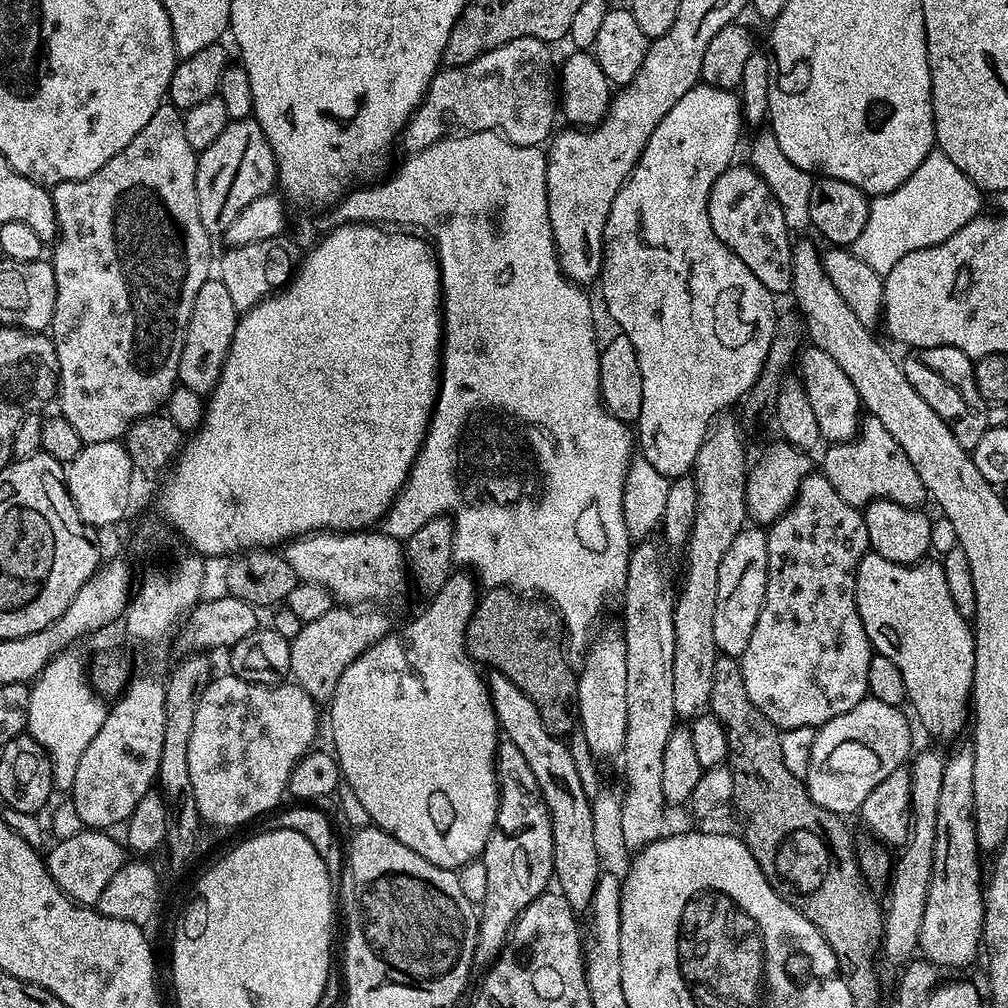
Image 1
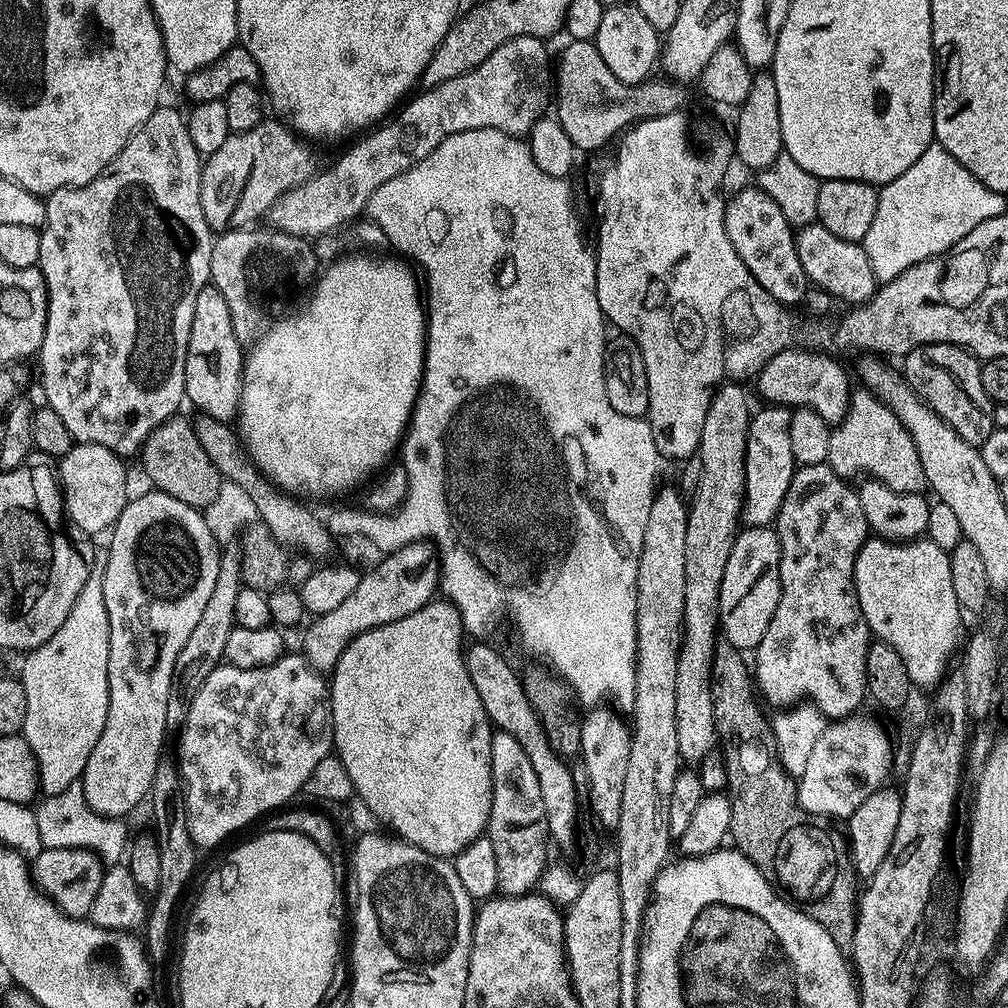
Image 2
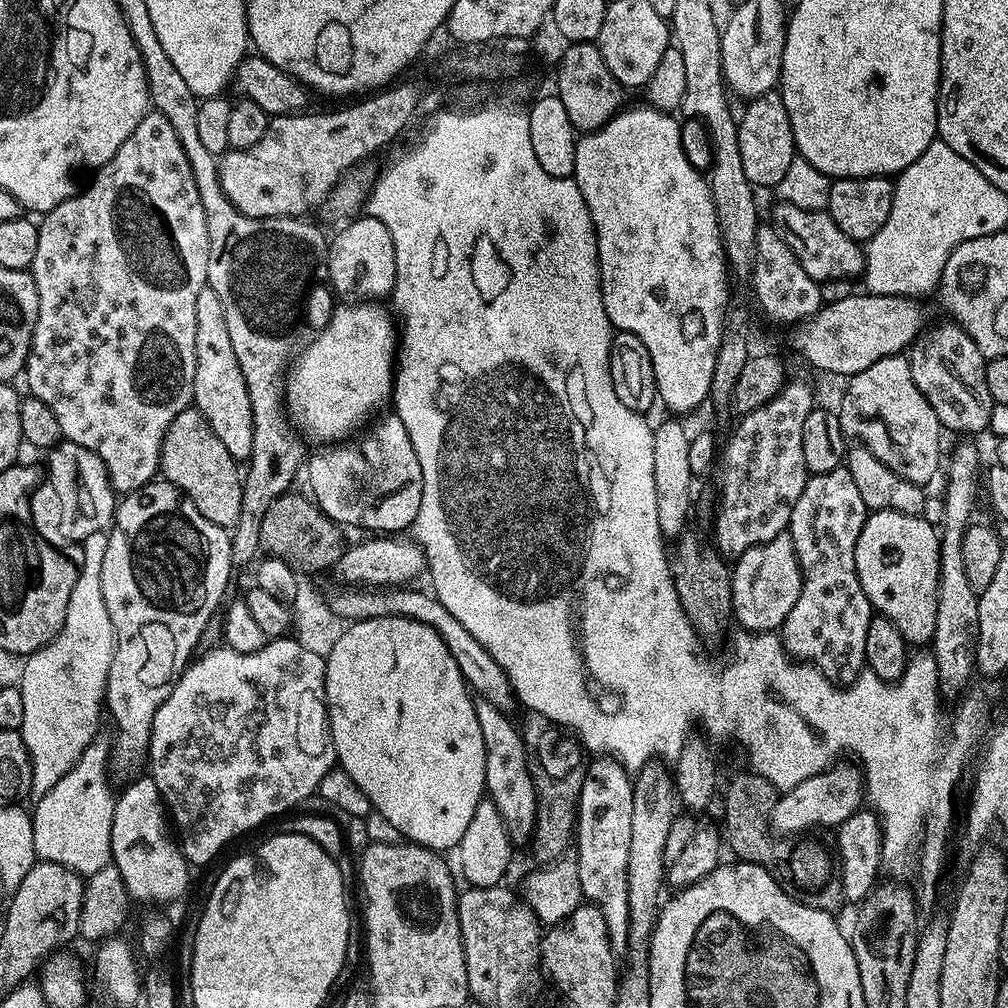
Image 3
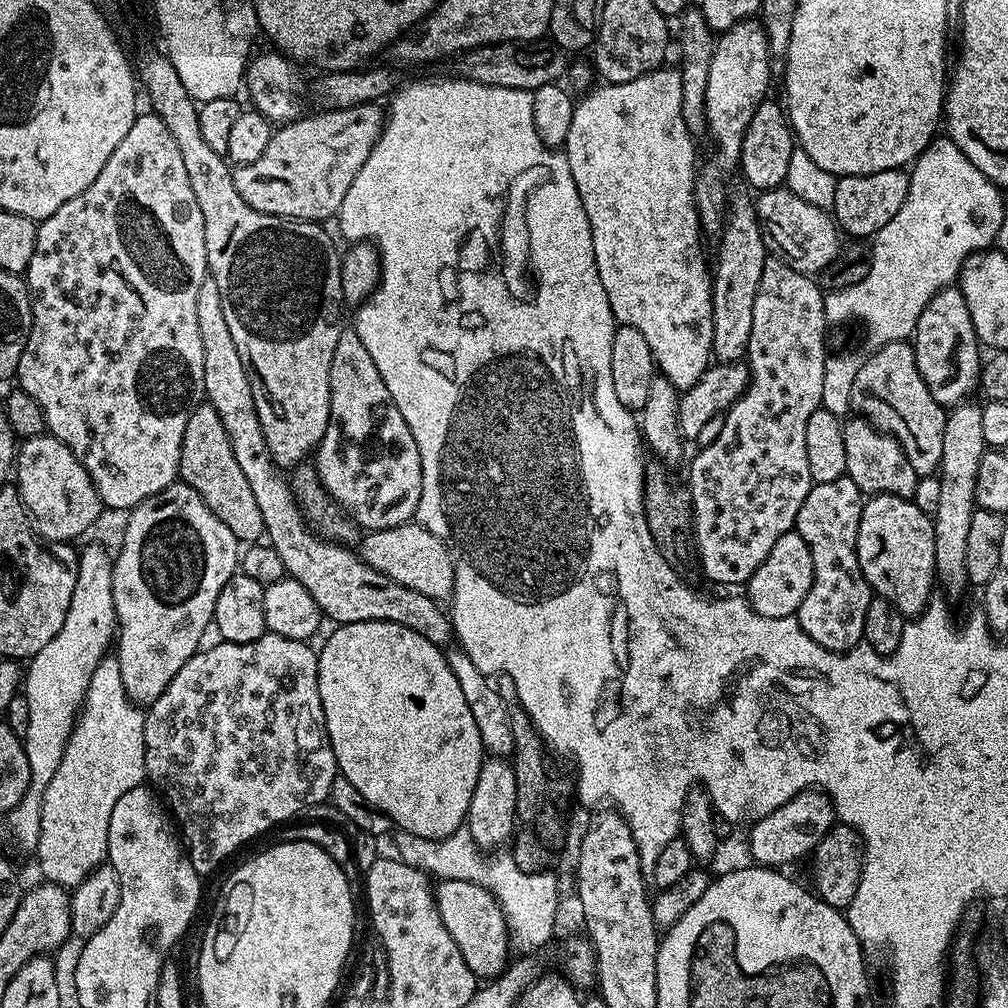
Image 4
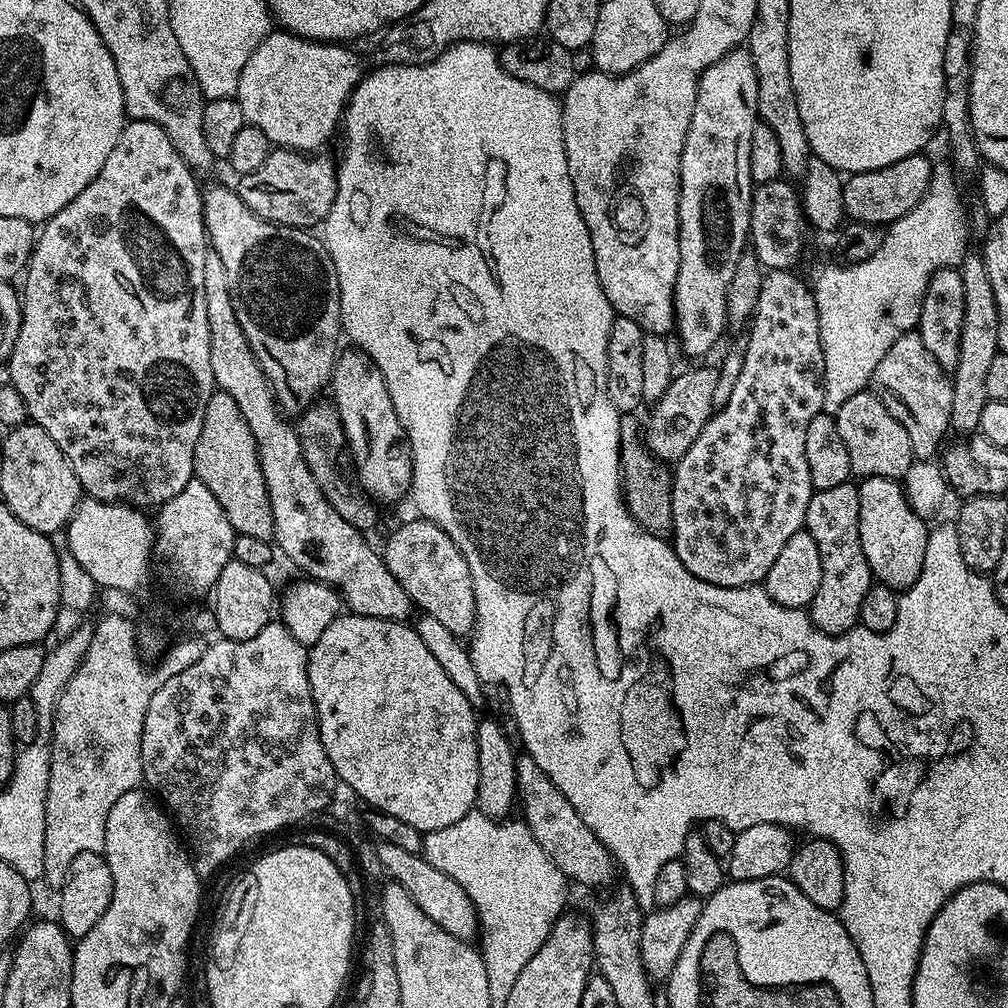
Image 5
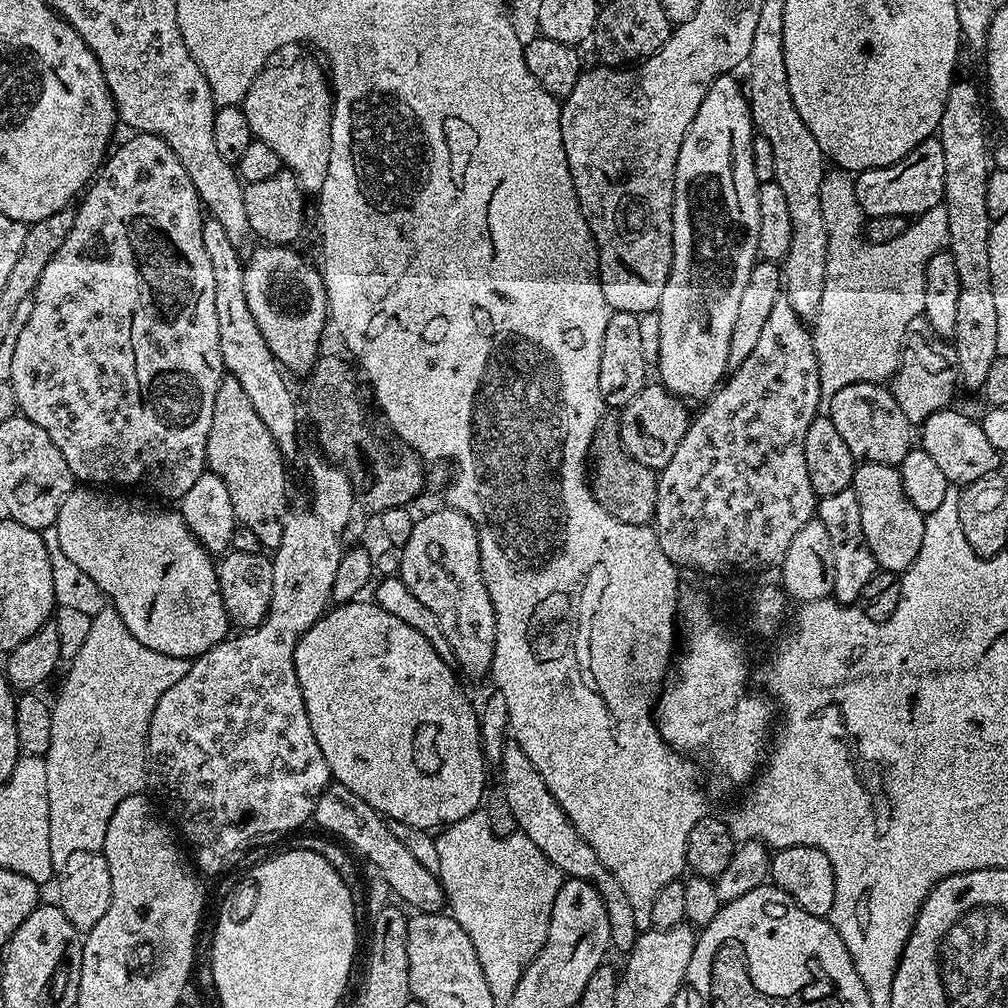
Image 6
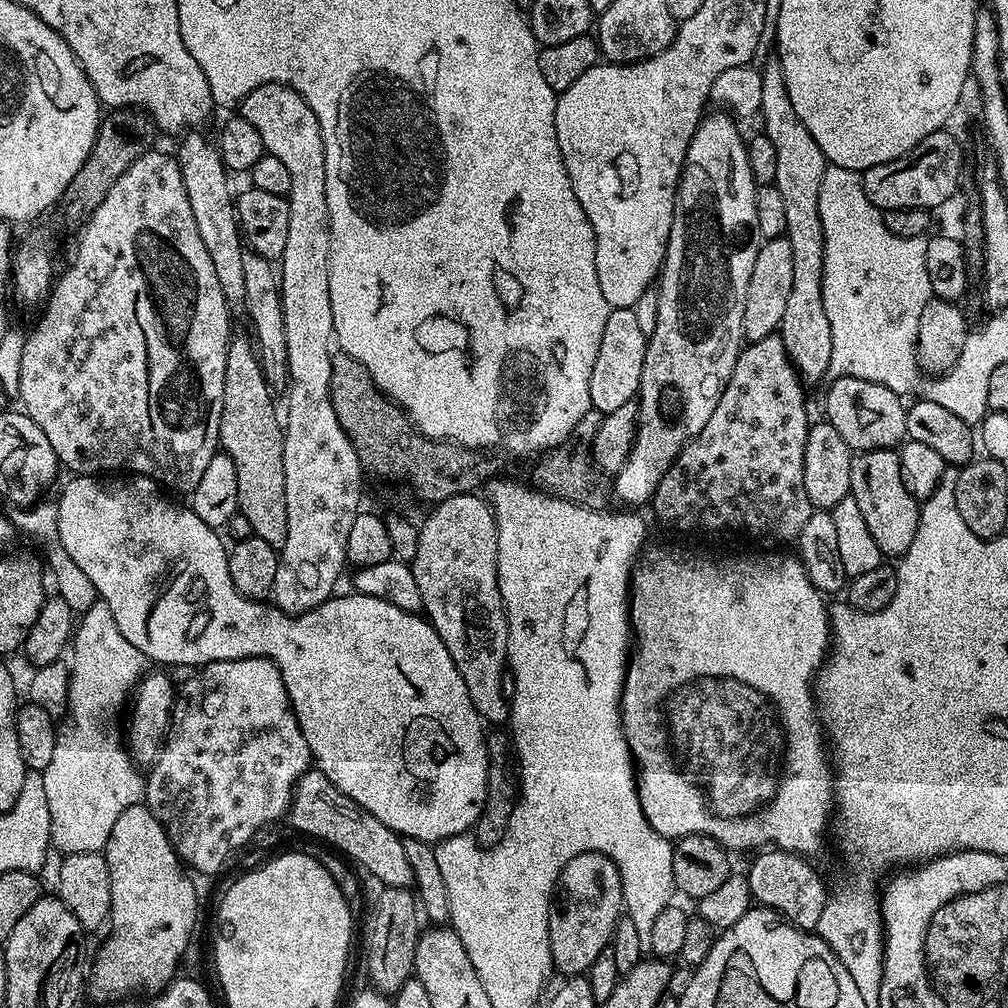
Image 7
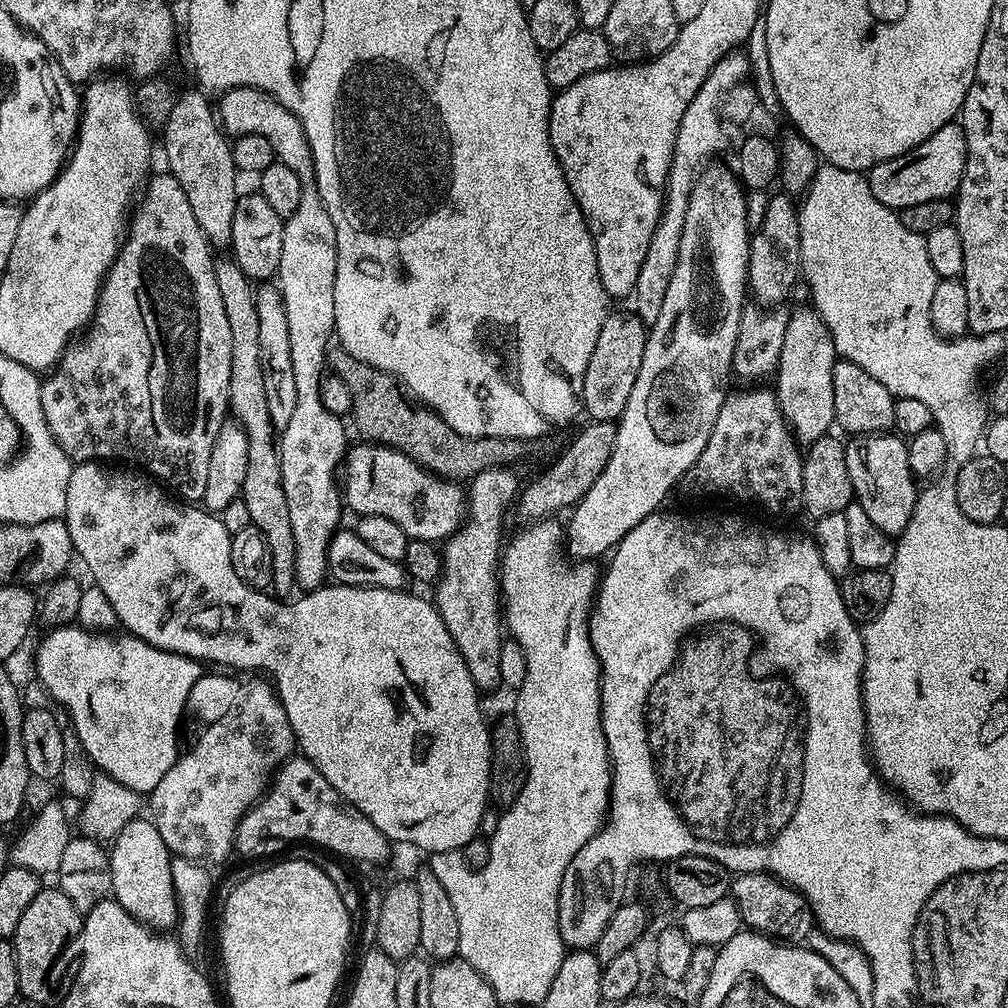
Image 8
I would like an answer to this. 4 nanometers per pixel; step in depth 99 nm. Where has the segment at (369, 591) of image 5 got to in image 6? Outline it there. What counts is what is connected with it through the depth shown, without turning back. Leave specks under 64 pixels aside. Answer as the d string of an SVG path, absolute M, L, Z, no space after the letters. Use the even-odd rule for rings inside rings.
M211 218L205 219L202 226L202 246L214 270L214 311L218 313L218 346L222 346L224 371L238 378L258 418L262 418L266 430L276 439L278 450L284 457L292 458L296 452L296 400L284 381L285 373L274 354L270 354L270 346L266 346L266 338L262 338L262 330L258 330L258 322L254 322L254 314L250 314L241 253L230 242L222 222Z

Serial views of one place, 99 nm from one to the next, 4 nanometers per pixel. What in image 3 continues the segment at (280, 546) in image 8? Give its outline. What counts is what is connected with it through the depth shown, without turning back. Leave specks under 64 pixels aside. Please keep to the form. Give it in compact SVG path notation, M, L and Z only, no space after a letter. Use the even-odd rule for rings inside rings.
M189 406L170 422L164 435L160 451L159 475L168 480L179 492L183 492L189 500L193 500L200 513L210 522L231 529L242 514L242 490L244 481L241 469L236 469L238 462L222 446L222 438L210 430L210 422L195 406Z

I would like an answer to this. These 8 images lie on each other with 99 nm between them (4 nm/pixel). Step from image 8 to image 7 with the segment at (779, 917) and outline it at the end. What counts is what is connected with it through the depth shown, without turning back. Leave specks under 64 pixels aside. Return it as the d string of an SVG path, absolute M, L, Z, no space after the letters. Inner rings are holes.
M764 850L752 860L746 869L748 885L753 901L757 905L772 908L787 923L795 928L814 930L818 926L818 918L822 918L822 910L830 899L830 890L824 885L820 872L811 864L807 855L798 852L781 852Z

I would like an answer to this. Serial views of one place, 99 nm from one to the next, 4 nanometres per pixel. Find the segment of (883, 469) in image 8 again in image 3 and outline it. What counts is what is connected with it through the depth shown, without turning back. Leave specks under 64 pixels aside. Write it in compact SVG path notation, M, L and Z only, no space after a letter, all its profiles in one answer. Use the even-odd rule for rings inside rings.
M889 508L869 511L864 520L858 546L854 550L858 582L879 615L890 618L910 646L931 645L938 622L938 578L940 577L940 534L937 525L924 520L923 515L911 516Z

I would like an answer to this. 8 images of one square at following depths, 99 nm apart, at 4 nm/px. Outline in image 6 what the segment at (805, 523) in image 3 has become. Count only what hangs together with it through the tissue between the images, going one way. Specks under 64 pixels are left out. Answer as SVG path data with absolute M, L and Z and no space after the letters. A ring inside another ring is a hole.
M850 487L838 490L838 494L826 494L818 500L818 518L822 526L830 533L830 542L834 545L834 586L832 596L836 603L855 605L860 592L877 572L876 559L870 554L866 534L862 534L862 506L858 506L858 494Z

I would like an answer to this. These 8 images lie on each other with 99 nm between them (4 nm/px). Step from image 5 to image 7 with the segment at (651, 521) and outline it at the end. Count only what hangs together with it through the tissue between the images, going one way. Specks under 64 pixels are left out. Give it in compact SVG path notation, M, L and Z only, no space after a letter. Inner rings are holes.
M591 407L586 414L582 414L582 418L578 418L578 426L576 431L570 435L557 446L557 448L550 449L549 452L543 453L535 461L536 469L532 472L532 480L530 479L531 487L538 492L547 492L550 496L557 496L563 500L569 500L572 504L577 504L583 508L590 508L593 510L604 510L608 505L608 492L610 496L610 488L604 485L605 477L601 475L595 464L592 463L592 443L594 442L594 434L598 434L598 426L602 426L605 413L598 411L597 408Z

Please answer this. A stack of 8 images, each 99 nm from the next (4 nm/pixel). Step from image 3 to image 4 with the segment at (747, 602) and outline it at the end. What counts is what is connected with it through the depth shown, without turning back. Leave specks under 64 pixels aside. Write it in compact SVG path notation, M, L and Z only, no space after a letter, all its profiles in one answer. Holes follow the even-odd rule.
M793 530L782 534L782 538L774 542L774 550L766 554L766 562L754 570L746 585L746 599L758 614L766 618L795 616L802 606L802 598L810 594L813 582L814 558L810 554L810 546L806 546L803 538Z

